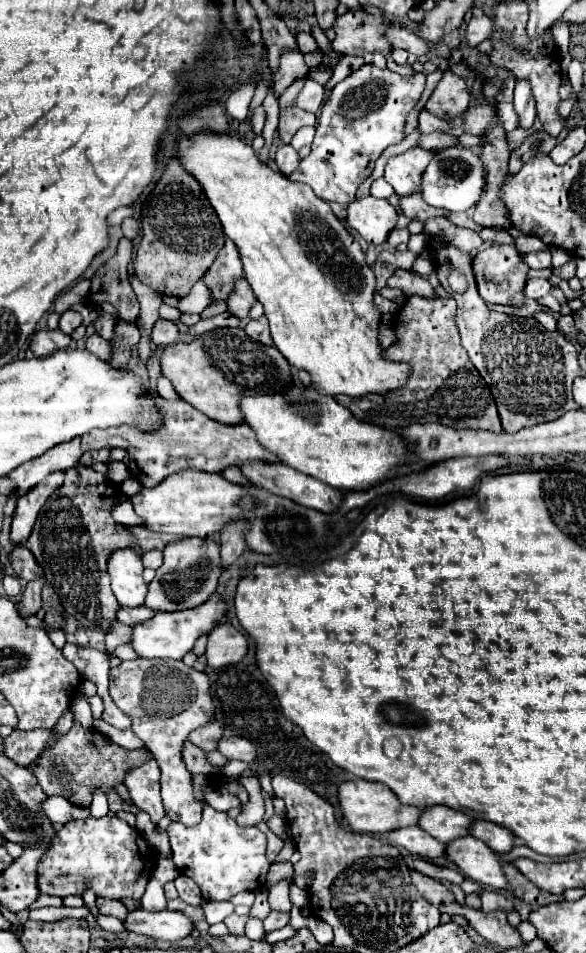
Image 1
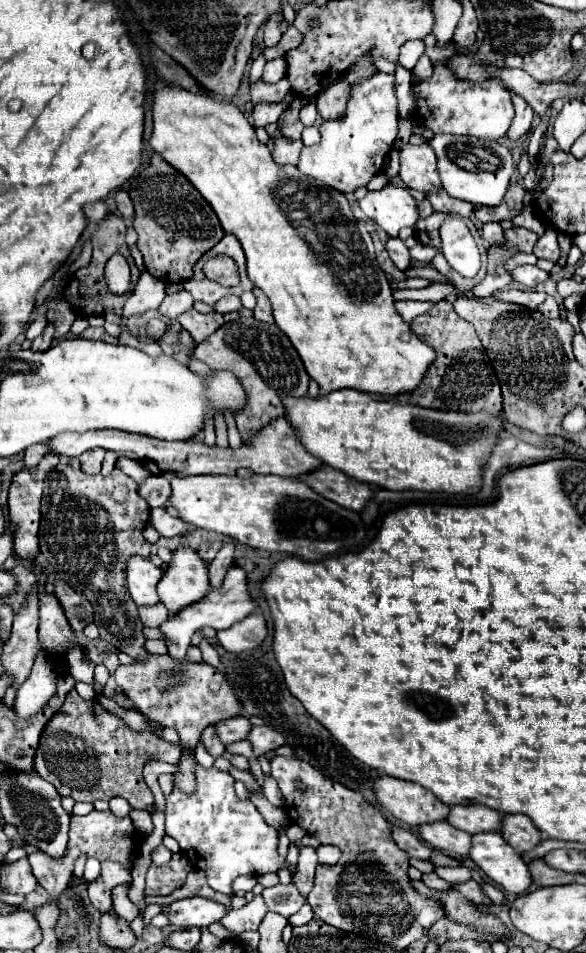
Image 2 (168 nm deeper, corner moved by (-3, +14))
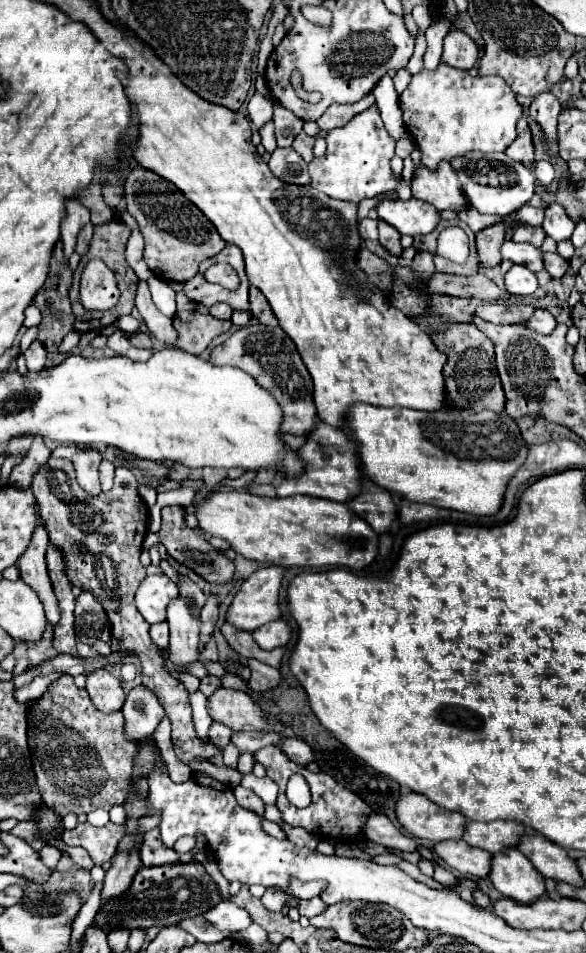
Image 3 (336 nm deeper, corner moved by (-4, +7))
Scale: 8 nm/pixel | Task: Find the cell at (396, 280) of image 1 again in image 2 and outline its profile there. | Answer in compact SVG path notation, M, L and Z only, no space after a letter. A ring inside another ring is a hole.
M389 238L387 240L387 244L385 244L385 248L389 250L389 256L391 256L391 260L393 260L393 264L399 268L399 270L407 270L409 266L411 266L411 256L409 256L409 248L403 244L403 240L401 238Z

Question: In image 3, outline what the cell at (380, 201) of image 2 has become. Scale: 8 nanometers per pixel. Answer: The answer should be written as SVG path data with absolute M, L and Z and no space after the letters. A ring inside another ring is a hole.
M414 197L408 201L384 199L376 205L376 213L380 221L398 229L400 235L412 235L412 237L430 233L440 221L440 215L432 205Z

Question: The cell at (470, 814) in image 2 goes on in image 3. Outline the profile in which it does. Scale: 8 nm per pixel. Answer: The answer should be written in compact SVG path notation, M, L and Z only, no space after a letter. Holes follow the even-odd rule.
M468 821L462 839L472 847L498 853L506 847L514 847L522 833L524 825L518 821Z

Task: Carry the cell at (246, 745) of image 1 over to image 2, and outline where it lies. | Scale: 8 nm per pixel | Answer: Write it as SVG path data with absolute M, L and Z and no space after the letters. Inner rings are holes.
M253 726L253 730L249 732L249 742L253 744L253 750L257 756L267 754L279 746L285 744L285 736L281 736L281 732L269 728L269 726Z

